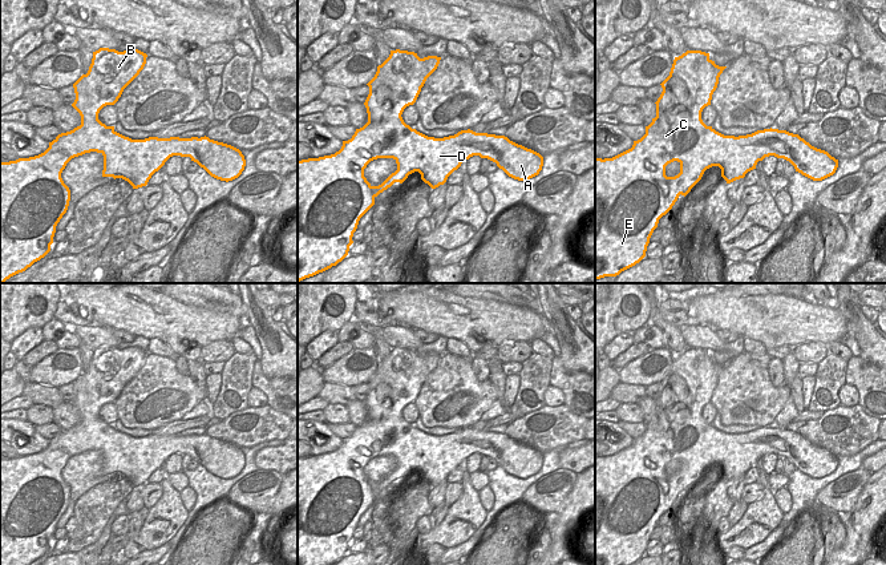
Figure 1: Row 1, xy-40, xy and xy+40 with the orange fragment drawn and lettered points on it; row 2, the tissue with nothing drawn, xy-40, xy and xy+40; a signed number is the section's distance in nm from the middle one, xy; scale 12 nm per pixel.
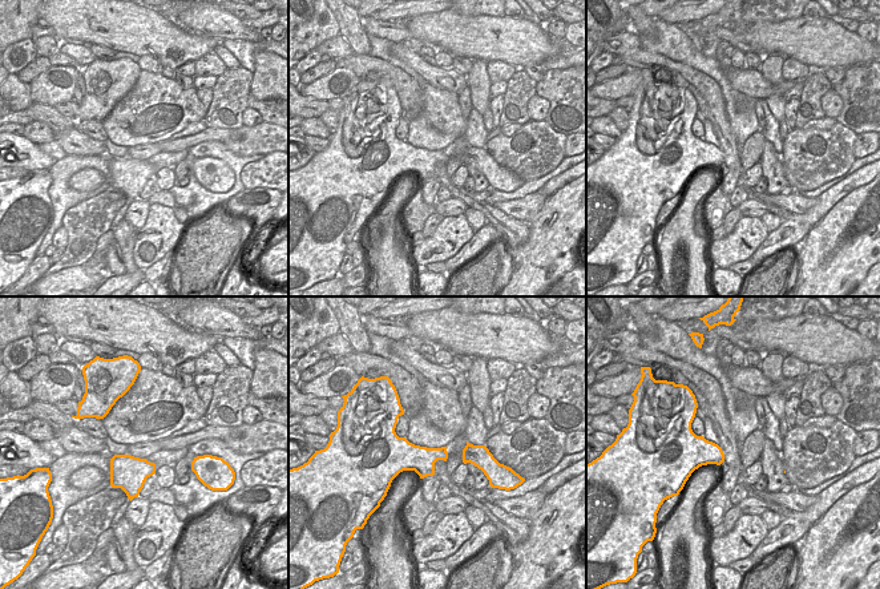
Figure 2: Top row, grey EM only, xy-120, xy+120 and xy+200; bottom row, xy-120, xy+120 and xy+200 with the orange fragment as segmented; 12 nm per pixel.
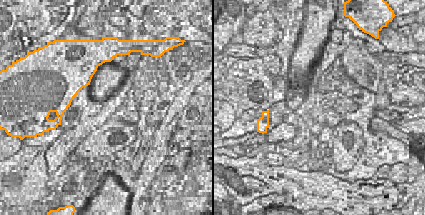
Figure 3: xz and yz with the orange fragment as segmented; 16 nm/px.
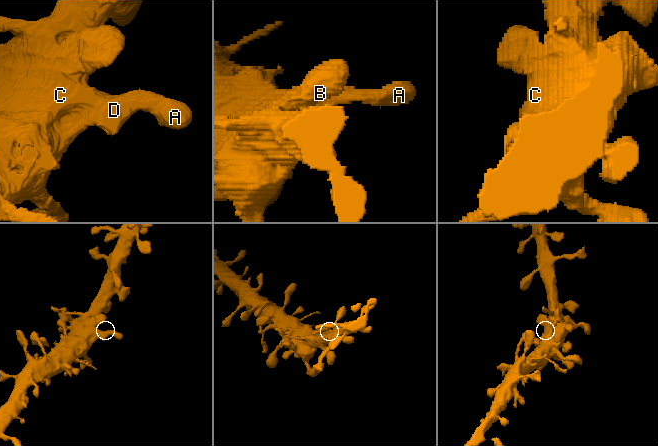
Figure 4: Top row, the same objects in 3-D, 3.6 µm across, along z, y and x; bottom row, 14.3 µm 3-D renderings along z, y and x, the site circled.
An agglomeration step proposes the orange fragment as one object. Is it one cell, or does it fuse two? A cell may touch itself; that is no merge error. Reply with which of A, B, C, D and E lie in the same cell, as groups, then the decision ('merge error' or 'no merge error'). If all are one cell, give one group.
A B C D E | no merge error

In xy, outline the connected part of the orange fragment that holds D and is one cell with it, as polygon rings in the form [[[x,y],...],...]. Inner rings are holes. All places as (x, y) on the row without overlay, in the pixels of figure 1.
[[[391,348],[389,355],[377,364],[375,375],[367,382],[369,392],[364,403],[368,420],[356,427],[351,437],[343,439],[341,447],[335,452],[298,459],[298,565],[332,565],[341,560],[353,541],[352,534],[360,516],[375,503],[375,496],[395,480],[402,481],[414,469],[436,487],[444,483],[462,460],[480,453],[495,460],[509,475],[518,479],[527,479],[539,472],[543,455],[505,433],[468,427],[454,433],[434,436],[404,420],[404,407],[416,400],[440,358],[437,354],[420,356],[414,350]],[[377,456],[393,456],[397,468],[381,483],[372,484],[364,475],[364,467]]]

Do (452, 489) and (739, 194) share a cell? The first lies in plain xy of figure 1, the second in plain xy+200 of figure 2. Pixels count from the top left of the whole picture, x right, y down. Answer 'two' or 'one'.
two

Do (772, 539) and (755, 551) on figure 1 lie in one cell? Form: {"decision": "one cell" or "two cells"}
{"decision": "one cell"}

